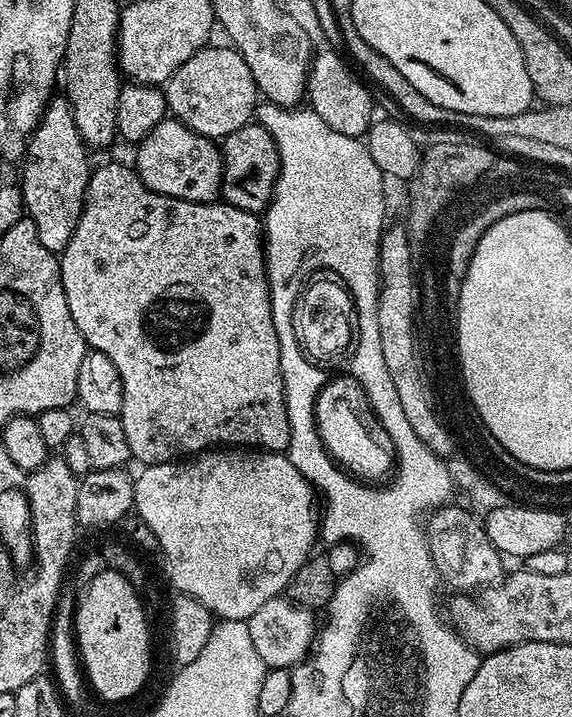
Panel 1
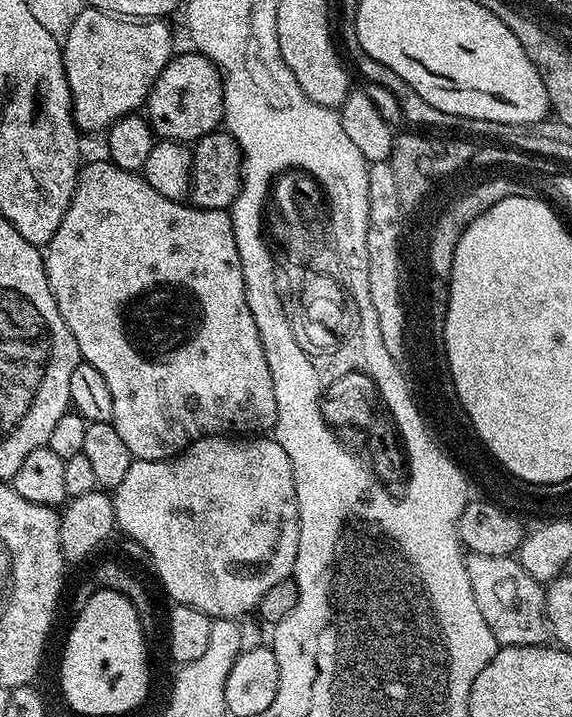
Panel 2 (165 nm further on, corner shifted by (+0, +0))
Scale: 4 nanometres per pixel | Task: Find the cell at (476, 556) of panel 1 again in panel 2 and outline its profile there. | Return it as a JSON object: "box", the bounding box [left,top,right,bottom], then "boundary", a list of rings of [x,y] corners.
{"box":[464,552,550,648],"boundary":[[[468,552],[464,565],[466,578],[470,578],[474,589],[474,602],[478,602],[478,610],[482,610],[482,618],[486,618],[486,626],[490,626],[497,645],[510,648],[543,645],[547,636],[549,639],[550,625],[544,610],[545,585],[526,574],[519,559]]]}

